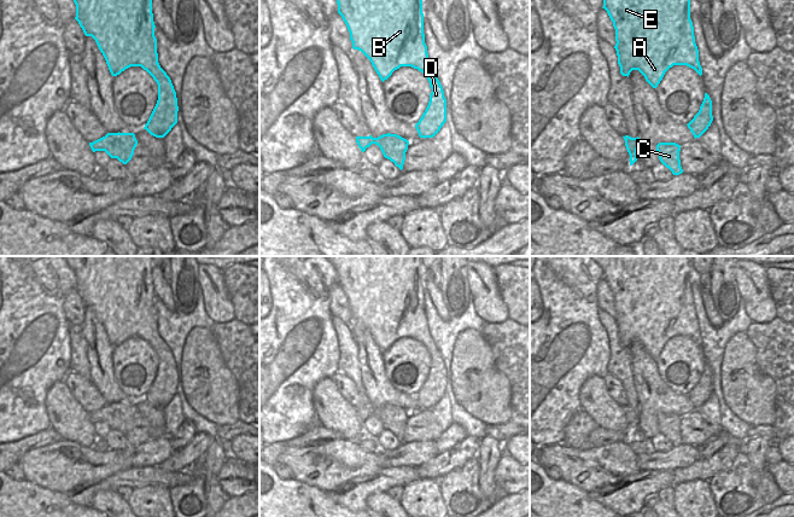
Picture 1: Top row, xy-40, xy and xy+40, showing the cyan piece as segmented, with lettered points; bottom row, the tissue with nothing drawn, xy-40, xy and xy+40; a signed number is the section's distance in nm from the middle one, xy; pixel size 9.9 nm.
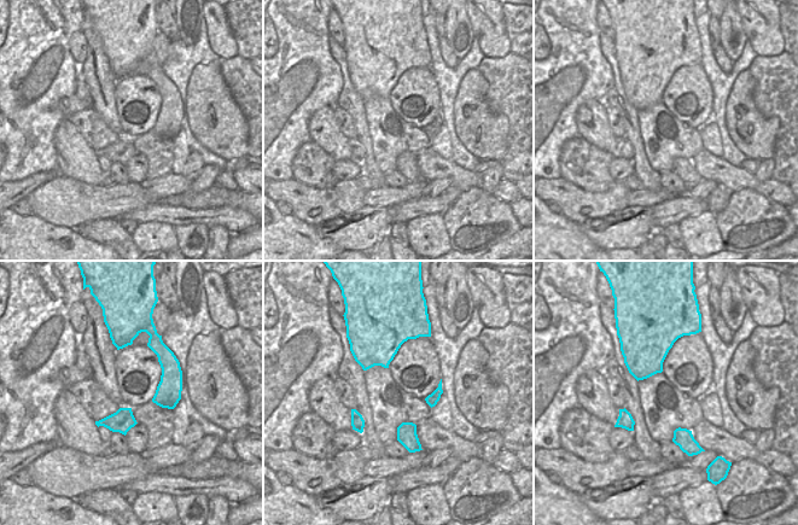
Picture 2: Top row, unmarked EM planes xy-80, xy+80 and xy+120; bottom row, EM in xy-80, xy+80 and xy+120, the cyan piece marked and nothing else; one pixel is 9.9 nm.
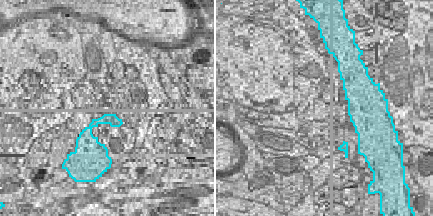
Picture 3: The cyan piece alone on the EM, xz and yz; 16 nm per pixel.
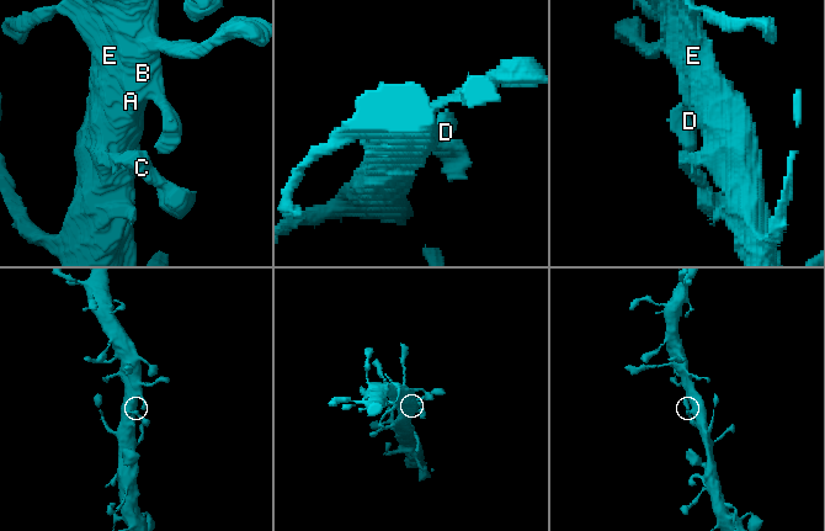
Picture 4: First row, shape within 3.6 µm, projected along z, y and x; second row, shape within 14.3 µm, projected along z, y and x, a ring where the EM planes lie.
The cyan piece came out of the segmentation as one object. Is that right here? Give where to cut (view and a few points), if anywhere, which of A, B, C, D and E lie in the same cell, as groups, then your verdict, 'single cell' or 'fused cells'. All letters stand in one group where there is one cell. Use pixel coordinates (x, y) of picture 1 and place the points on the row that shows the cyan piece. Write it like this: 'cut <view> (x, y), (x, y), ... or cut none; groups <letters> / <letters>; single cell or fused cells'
cut none; groups A B C D E; single cell

